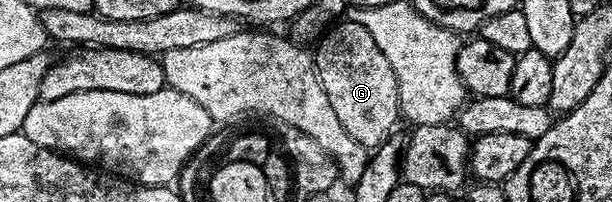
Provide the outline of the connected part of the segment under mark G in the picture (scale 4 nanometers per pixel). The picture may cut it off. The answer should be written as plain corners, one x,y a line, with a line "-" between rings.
347,19
333,24
330,29
314,45
316,74
322,83
322,91
326,91
326,99
330,99
330,107
338,114
342,127
346,127
346,135
362,147
370,151
379,149
383,141
388,140
397,128
396,117
401,116
400,96
398,95
398,79
394,79
394,67
390,67
390,59
382,55
378,43
374,43
374,35
366,31
358,23

